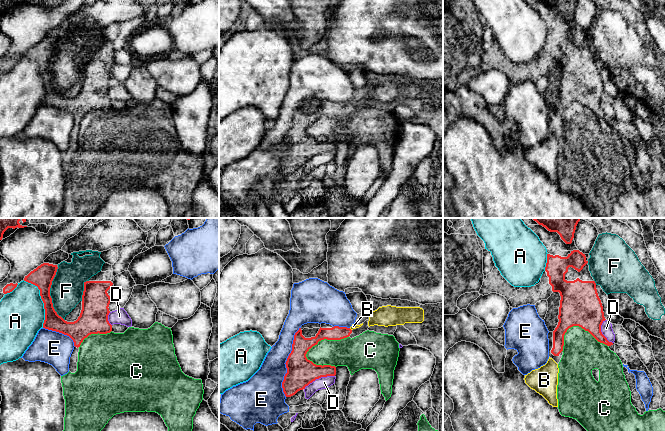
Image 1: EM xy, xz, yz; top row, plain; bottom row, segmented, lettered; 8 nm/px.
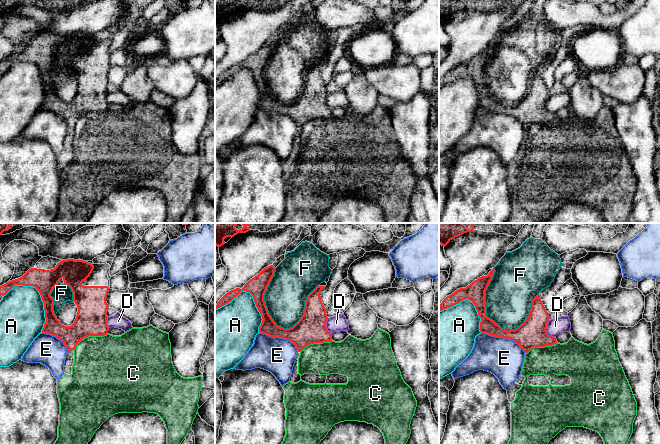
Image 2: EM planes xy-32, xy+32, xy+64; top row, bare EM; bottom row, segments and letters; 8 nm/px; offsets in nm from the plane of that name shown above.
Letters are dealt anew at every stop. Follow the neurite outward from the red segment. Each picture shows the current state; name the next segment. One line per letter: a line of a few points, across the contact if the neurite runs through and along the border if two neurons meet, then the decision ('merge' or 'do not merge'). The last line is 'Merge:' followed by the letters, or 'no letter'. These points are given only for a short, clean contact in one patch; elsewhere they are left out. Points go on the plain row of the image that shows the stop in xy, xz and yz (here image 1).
A: do not merge
B: xz (349, 104), (351, 106) | do not merge
C: do not merge
D: do not merge
E: do not merge
F: do not merge
Merge: no letter

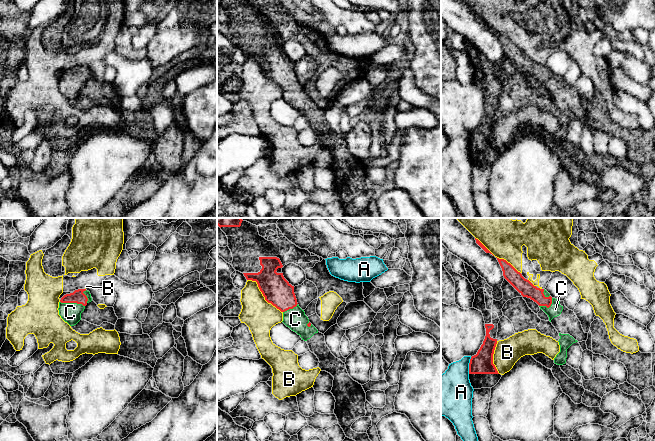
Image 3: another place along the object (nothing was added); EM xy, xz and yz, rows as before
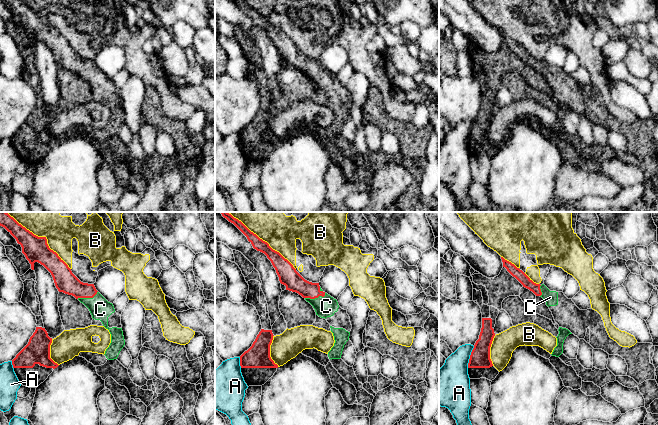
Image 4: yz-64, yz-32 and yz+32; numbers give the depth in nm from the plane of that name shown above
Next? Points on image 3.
A: do not merge
B: do not merge
C: xy (77, 72), (72, 78), (70, 88) | merge
Merge: C

